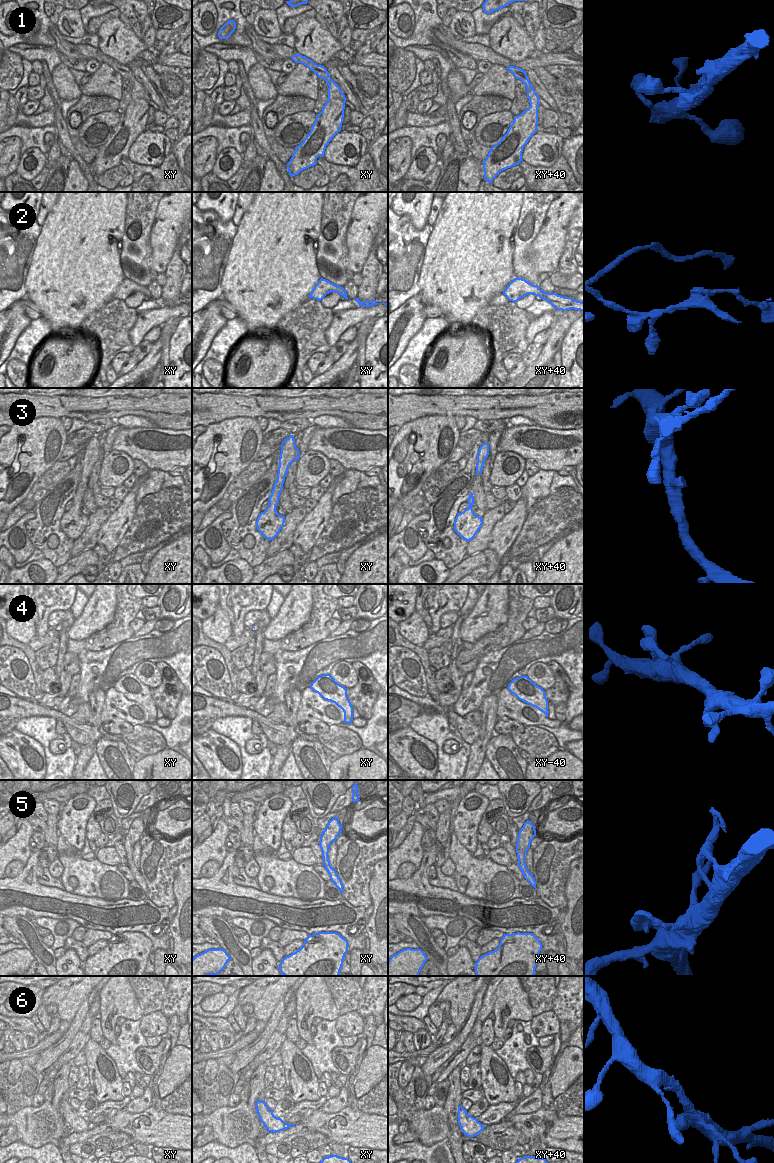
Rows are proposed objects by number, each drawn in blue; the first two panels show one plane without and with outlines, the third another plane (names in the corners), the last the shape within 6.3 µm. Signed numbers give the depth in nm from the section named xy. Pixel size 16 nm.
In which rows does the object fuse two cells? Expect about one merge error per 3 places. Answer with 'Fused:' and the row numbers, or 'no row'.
Fused: 2, 5

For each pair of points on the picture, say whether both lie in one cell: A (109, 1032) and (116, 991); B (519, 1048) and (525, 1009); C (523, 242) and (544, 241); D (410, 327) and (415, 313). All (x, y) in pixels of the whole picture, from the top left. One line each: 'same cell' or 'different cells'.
A: same cell
B: different cells
C: different cells
D: same cell

